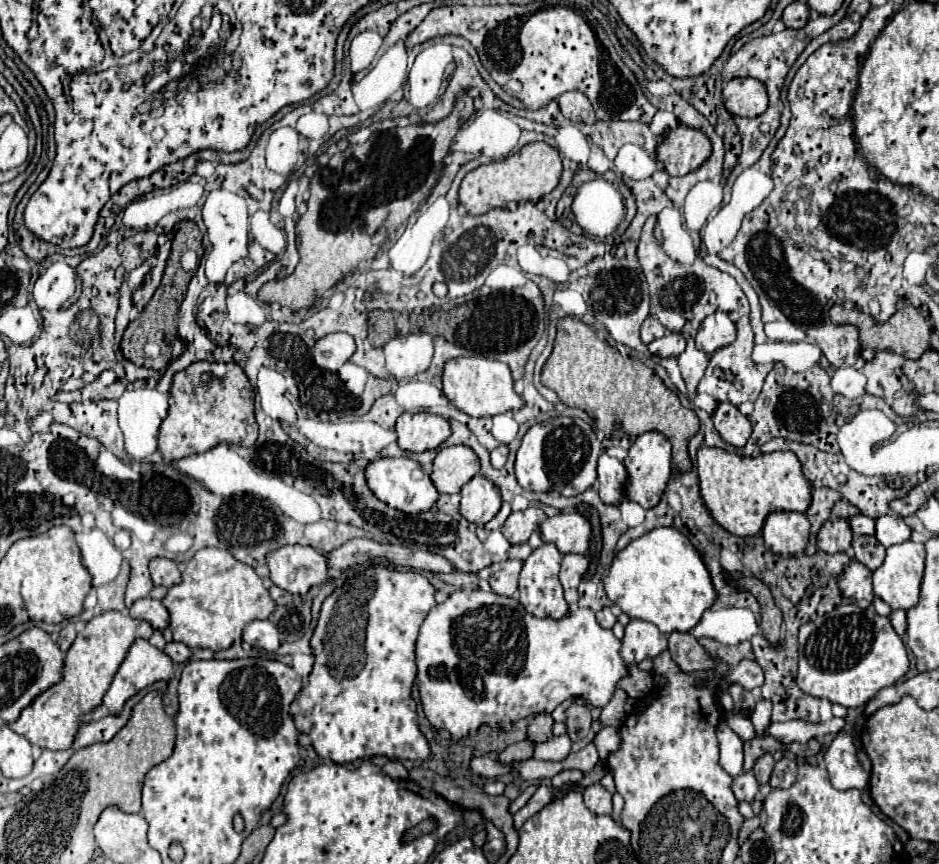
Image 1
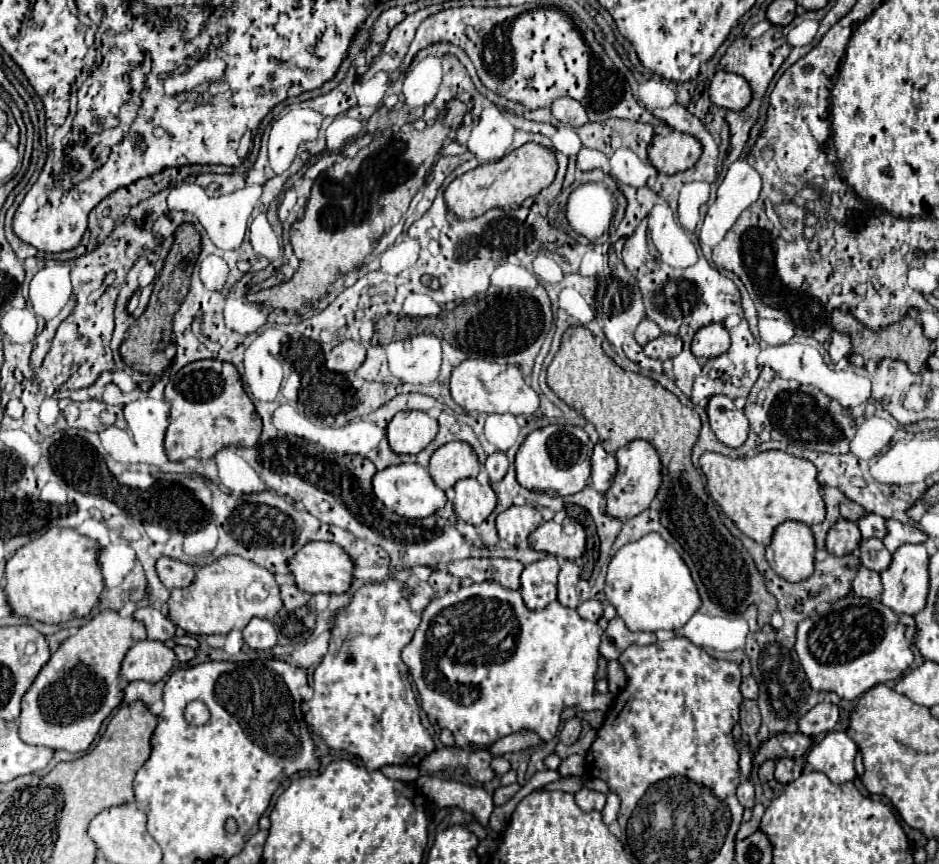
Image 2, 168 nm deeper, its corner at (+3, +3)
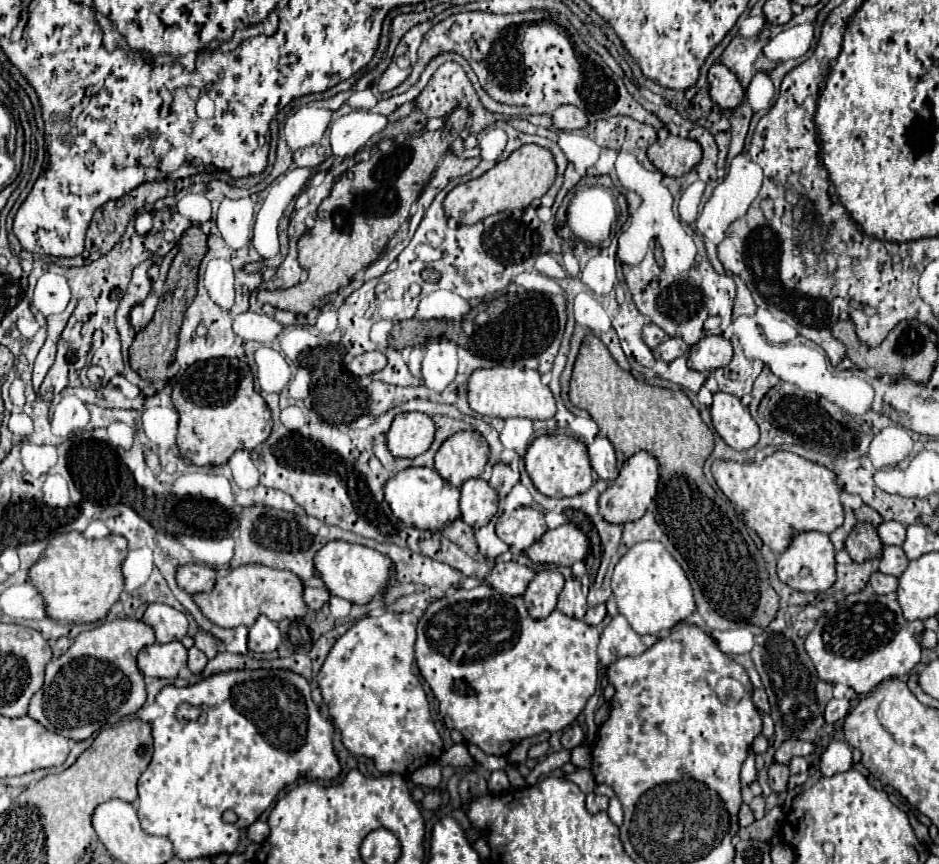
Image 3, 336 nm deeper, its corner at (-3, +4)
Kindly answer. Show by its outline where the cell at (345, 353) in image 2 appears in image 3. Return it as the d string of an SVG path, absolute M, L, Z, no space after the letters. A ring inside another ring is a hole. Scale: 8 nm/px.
M374 350L374 352L366 352L366 354L362 354L362 356L352 358L352 360L346 364L346 368L348 368L354 376L370 376L370 374L380 372L386 364L388 364L386 356L384 356L382 352L378 352L378 350Z

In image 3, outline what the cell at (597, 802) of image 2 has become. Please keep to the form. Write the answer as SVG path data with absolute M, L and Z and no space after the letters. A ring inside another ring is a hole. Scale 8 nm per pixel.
M588 794L586 796L586 810L590 812L590 814L598 814L598 812L602 812L602 810L606 810L608 808L608 798L606 796L598 796L598 794Z

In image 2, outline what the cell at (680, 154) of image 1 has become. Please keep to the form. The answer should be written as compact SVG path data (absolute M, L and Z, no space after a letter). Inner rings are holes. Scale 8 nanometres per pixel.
M672 129L668 135L654 135L648 147L650 163L666 175L690 169L702 155L702 143L682 131Z

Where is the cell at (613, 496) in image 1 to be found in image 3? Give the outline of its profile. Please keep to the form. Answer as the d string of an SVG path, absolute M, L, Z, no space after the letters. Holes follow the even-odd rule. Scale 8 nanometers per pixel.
M598 434L594 438L592 444L588 444L588 458L590 464L594 468L594 472L598 474L598 478L602 480L616 480L618 476L618 462L616 462L616 454L614 454L614 446L610 444L610 440L602 434Z

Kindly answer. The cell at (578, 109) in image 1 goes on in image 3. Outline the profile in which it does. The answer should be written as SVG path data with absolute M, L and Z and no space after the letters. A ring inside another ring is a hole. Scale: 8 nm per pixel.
M560 106L552 114L552 124L558 130L582 130L588 126L588 118L576 106Z

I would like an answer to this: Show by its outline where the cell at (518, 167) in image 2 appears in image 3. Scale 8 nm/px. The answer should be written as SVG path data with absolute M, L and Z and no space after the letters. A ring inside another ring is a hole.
M526 144L514 150L506 160L496 162L496 166L492 166L480 178L470 180L466 184L458 184L452 192L448 192L448 196L444 198L444 212L458 224L476 224L486 216L498 212L526 208L532 204L532 200L542 198L548 192L550 184L554 184L554 176L556 176L556 162L550 150L538 144Z

